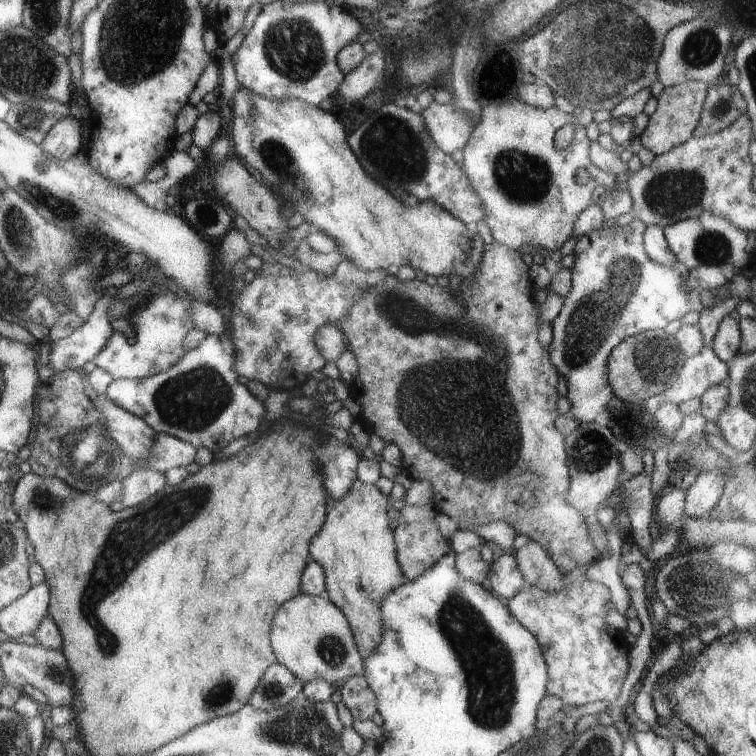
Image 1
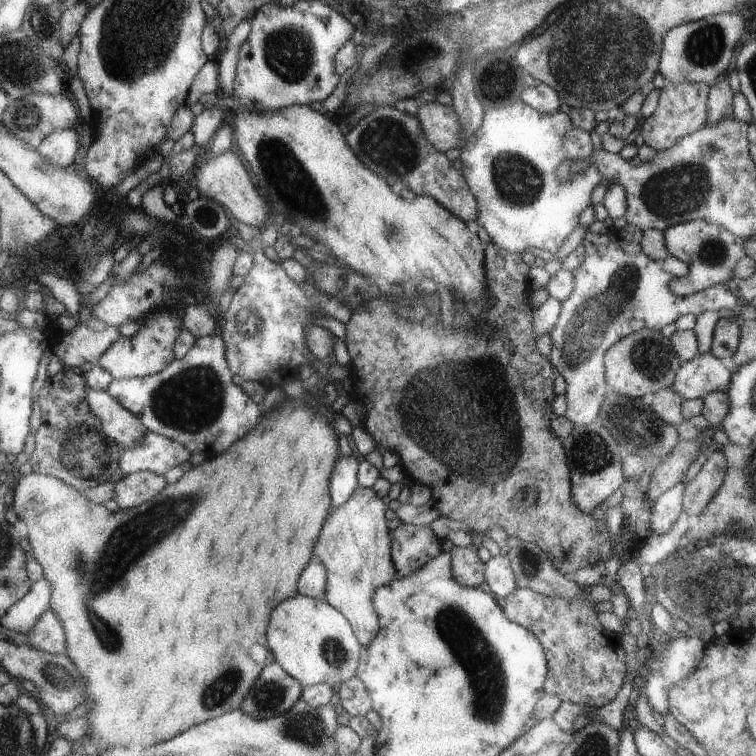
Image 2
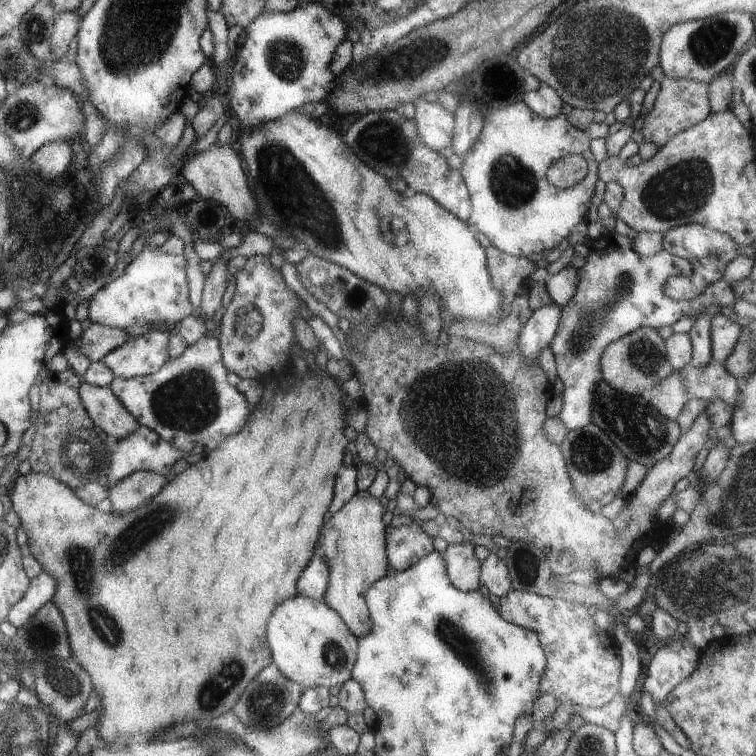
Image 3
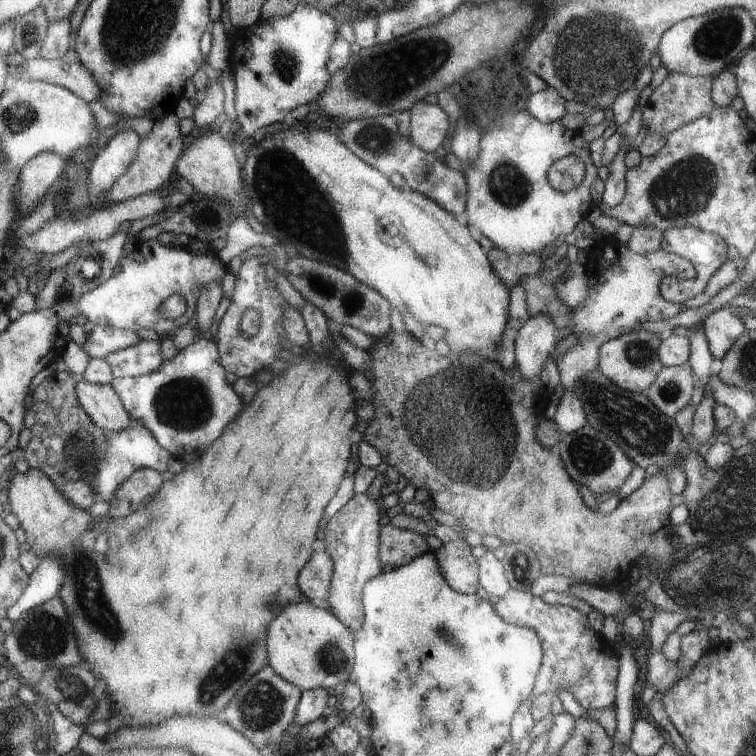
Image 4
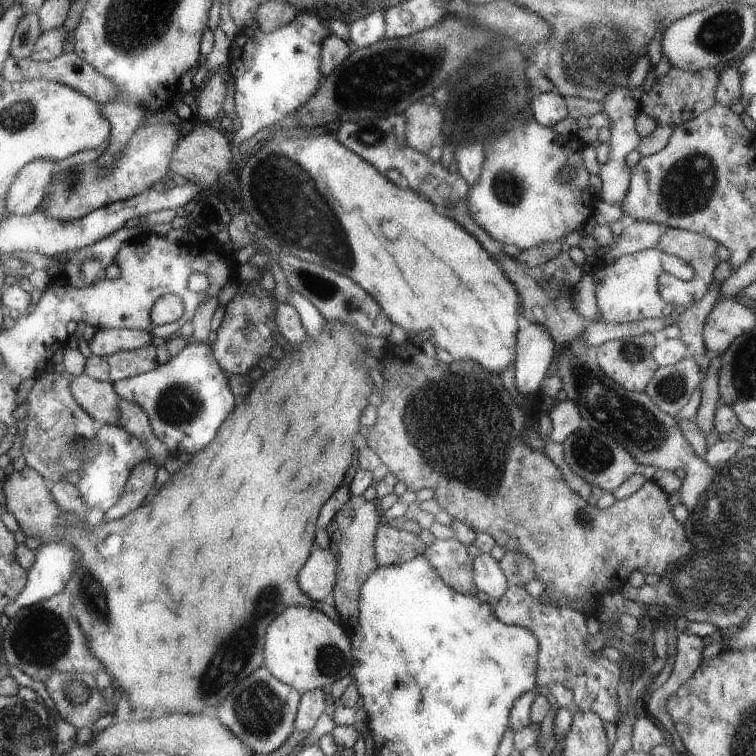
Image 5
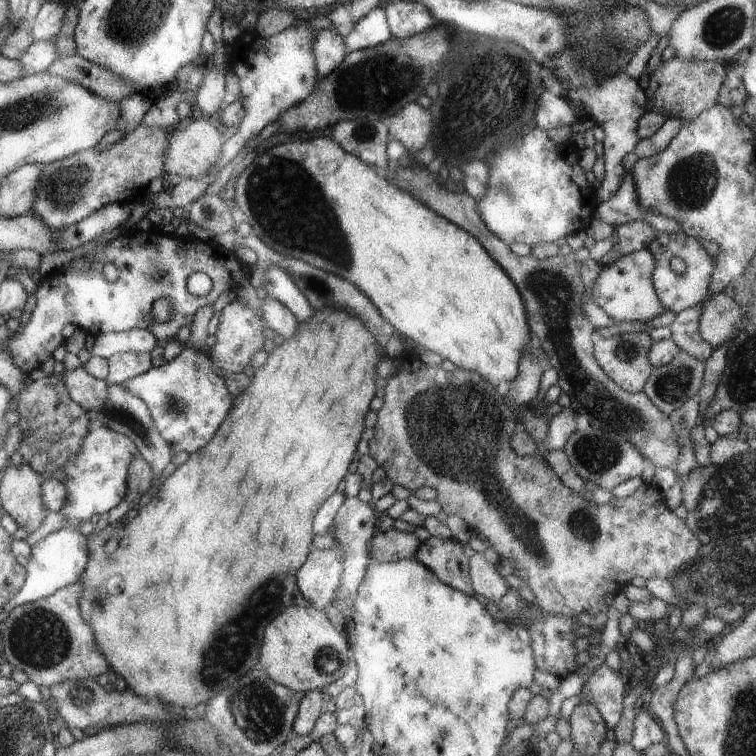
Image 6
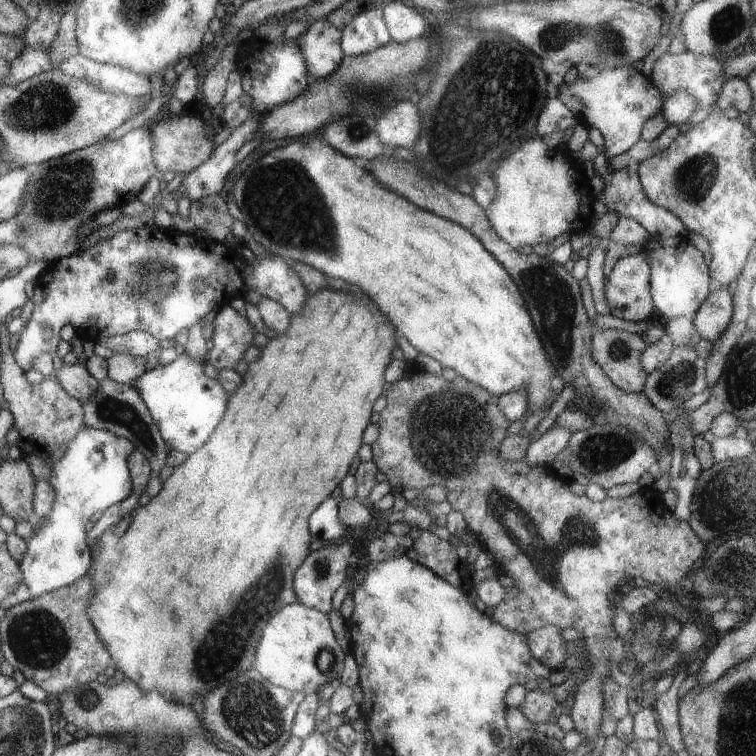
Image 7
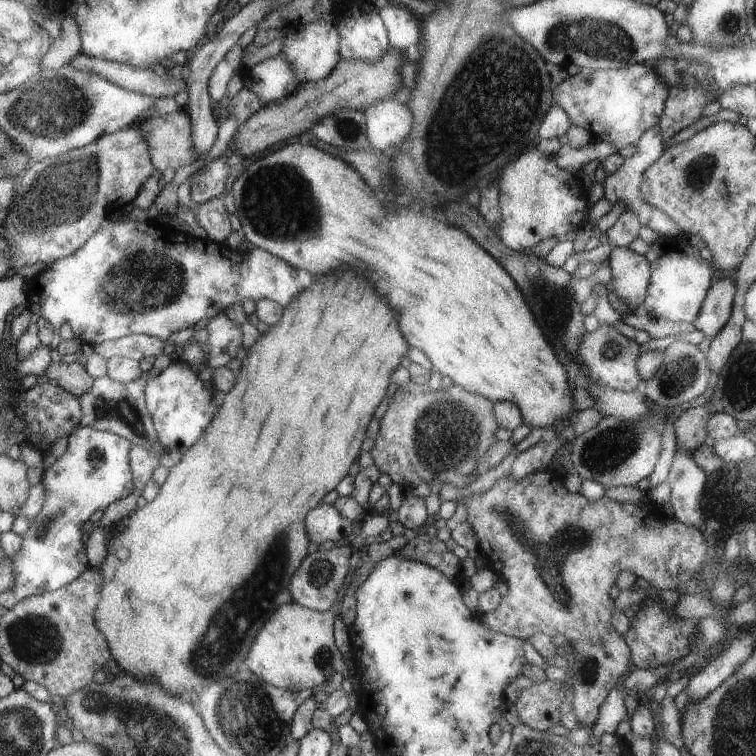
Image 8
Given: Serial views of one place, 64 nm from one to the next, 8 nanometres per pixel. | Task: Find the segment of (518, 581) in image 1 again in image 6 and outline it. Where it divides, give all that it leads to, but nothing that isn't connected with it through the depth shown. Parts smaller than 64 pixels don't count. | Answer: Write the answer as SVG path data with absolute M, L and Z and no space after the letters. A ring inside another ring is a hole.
M475 553L468 558L471 588L477 596L483 596L492 607L507 592L507 584L495 564L487 562L483 554Z

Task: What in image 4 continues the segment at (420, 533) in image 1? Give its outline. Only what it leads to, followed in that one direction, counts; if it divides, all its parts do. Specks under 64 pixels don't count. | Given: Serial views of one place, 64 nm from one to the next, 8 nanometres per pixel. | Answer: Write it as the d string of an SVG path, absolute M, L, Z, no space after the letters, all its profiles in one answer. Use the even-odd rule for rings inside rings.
M389 523L379 528L379 562L387 568L399 568L431 549L423 535L413 530L399 529Z

